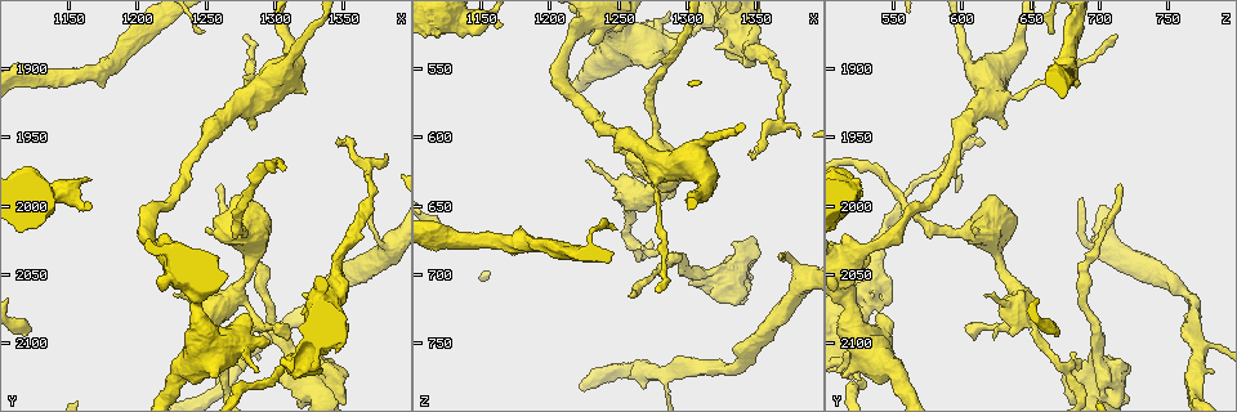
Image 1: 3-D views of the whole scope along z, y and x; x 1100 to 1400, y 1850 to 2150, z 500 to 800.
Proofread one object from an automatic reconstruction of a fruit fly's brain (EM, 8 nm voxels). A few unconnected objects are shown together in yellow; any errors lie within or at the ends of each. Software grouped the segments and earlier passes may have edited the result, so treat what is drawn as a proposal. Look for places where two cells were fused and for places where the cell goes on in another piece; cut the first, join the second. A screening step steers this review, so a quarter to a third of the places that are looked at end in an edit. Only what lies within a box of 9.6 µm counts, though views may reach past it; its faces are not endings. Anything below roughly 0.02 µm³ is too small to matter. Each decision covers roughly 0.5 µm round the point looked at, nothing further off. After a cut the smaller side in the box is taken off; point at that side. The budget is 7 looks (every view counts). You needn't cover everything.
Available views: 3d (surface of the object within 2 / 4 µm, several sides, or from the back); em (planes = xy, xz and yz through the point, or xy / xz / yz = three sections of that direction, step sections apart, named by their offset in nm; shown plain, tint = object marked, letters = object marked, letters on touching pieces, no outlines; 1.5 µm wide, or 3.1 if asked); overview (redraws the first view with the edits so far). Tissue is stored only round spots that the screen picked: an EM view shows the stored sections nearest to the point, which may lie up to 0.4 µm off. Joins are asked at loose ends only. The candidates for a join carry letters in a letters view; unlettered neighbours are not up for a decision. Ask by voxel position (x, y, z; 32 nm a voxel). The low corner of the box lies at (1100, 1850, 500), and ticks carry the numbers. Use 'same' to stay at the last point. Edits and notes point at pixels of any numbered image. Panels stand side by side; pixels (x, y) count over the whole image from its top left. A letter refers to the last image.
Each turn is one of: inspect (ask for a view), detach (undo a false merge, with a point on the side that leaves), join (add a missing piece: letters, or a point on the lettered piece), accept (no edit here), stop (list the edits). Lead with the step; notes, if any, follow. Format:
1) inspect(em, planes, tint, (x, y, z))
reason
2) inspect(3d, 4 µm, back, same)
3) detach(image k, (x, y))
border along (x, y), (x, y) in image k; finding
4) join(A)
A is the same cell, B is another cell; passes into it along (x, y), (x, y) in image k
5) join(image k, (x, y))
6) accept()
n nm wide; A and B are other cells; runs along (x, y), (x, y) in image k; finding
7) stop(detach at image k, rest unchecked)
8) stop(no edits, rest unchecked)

inspect(em, planes, letters, (1218, 2036, 524))
calibre changes

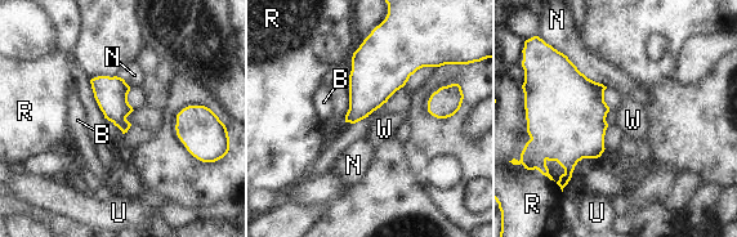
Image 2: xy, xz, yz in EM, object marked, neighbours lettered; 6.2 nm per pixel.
accept()
360 nm wide; B, N, R, U and W are other cells; border along (509, 161), (537, 169), (562, 192) in image 2; all the same cell

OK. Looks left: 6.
inspect(em, planes, letters, (1244, 2082, 518))
calibre changes

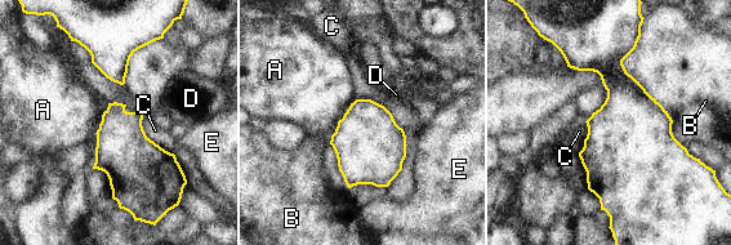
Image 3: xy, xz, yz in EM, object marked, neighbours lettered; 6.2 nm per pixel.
accept()
300 nm wide; A, B, C, D and E are other cells; border along (356, 99), (337, 121) in image 3; one cell here

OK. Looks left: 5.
inspect(em, planes, letters, (1260, 1984, 714))
free end

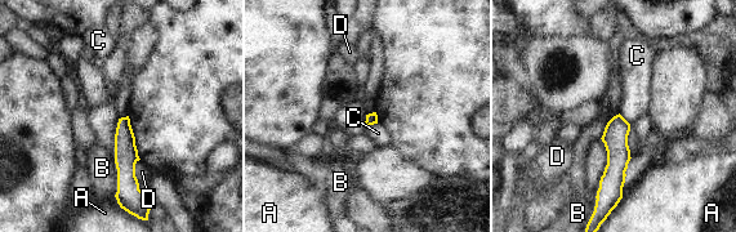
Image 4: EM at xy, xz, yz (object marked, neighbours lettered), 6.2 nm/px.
accept()
B touches over 280 nm; A, B, C and D are other cells; runs along (619, 119), (616, 168), (609, 191) in image 4; none of them fits

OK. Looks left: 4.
stop(no edits, rest unchecked)

